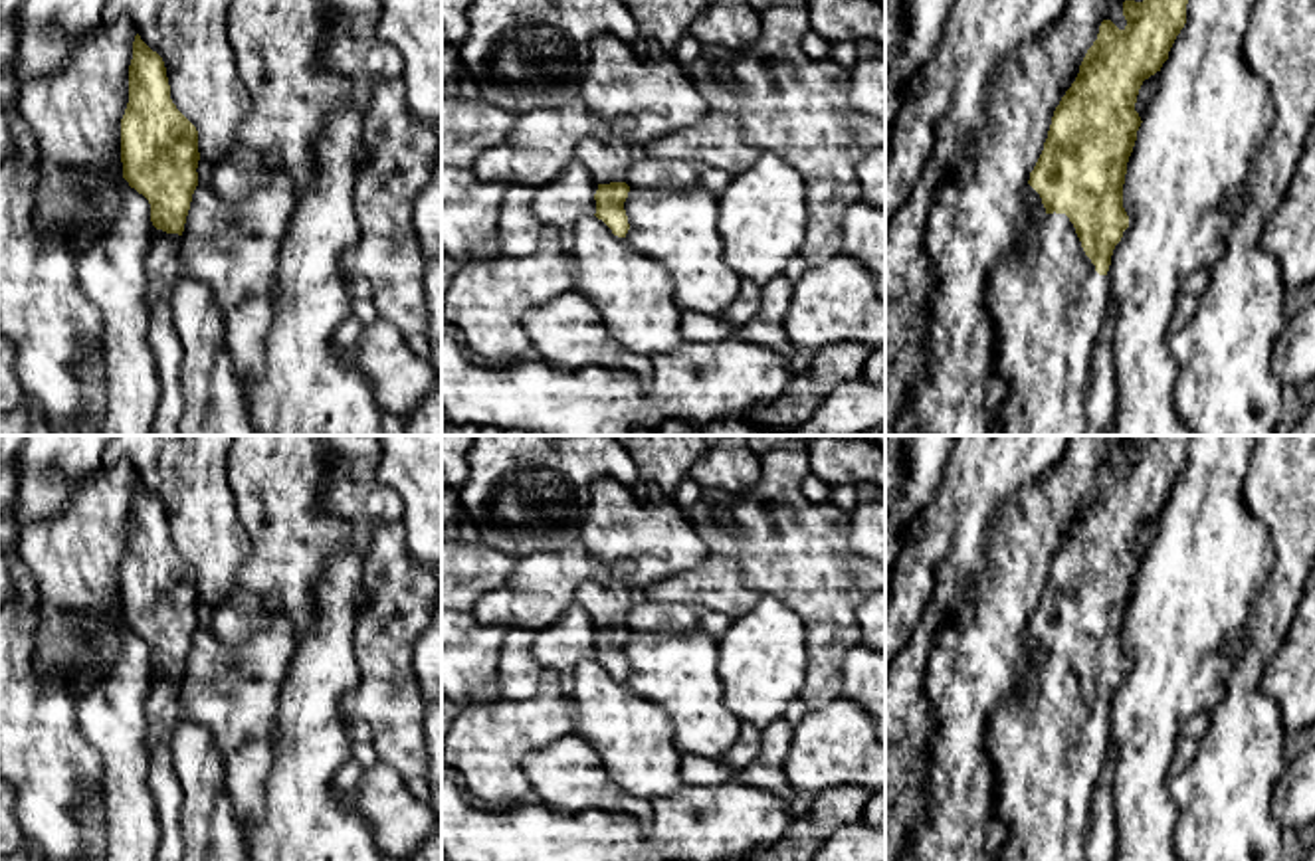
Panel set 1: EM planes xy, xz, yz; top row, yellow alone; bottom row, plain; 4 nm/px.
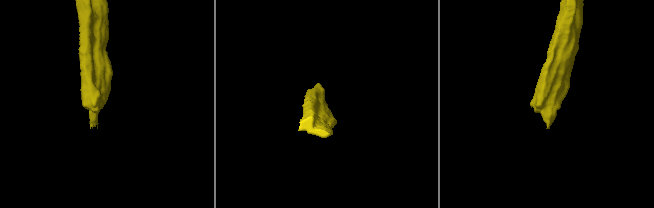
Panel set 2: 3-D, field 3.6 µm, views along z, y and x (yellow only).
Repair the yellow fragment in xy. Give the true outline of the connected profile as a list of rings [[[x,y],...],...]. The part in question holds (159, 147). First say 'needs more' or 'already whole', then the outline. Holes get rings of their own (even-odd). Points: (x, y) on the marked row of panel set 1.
needs more | [[[137,34],[129,65],[129,103],[121,119],[123,178],[151,204],[154,226],[147,253],[149,344],[160,380],[152,435],[178,435],[182,414],[182,340],[172,295],[180,277],[178,247],[198,186],[198,131],[176,109],[162,57]]]

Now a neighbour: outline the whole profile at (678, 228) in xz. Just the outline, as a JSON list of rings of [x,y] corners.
[[[630,188],[624,210],[630,224],[626,241],[636,253],[658,261],[669,273],[673,301],[681,311],[723,315],[735,303],[741,277],[725,261],[715,194],[707,190]]]

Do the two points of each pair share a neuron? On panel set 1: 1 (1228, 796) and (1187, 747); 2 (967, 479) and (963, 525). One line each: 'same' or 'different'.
1: different
2: same

